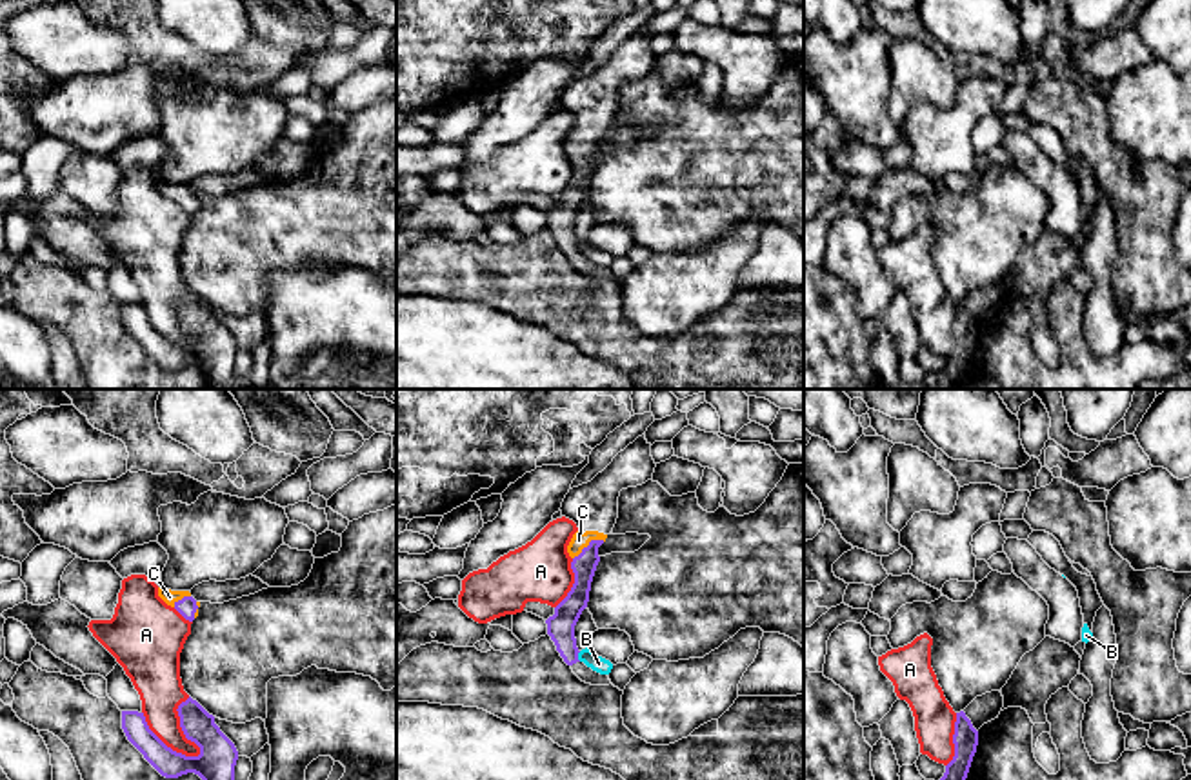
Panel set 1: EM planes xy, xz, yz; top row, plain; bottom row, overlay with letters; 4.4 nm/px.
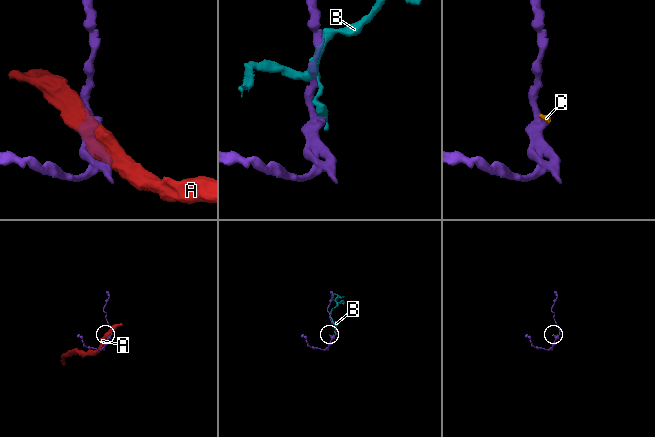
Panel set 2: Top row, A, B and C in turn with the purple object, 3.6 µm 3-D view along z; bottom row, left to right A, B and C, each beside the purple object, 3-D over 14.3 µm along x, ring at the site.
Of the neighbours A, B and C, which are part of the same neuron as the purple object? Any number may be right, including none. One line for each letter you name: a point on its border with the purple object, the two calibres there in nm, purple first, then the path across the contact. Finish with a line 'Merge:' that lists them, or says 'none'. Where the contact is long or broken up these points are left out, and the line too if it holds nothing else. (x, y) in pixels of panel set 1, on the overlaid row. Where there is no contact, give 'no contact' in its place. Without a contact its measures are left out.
C: contact xz (590, 544); calibres 110 and 70 nm; way xz (584, 566), (590, 544), (579, 540)
Merge: C

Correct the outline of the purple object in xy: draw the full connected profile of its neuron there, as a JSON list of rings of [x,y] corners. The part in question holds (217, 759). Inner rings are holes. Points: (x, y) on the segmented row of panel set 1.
[[[191,696],[176,711],[185,738],[200,747],[198,756],[185,756],[167,747],[149,729],[144,713],[122,711],[122,729],[127,740],[165,778],[195,773],[202,780],[235,780],[238,751],[215,724],[215,716]]]

